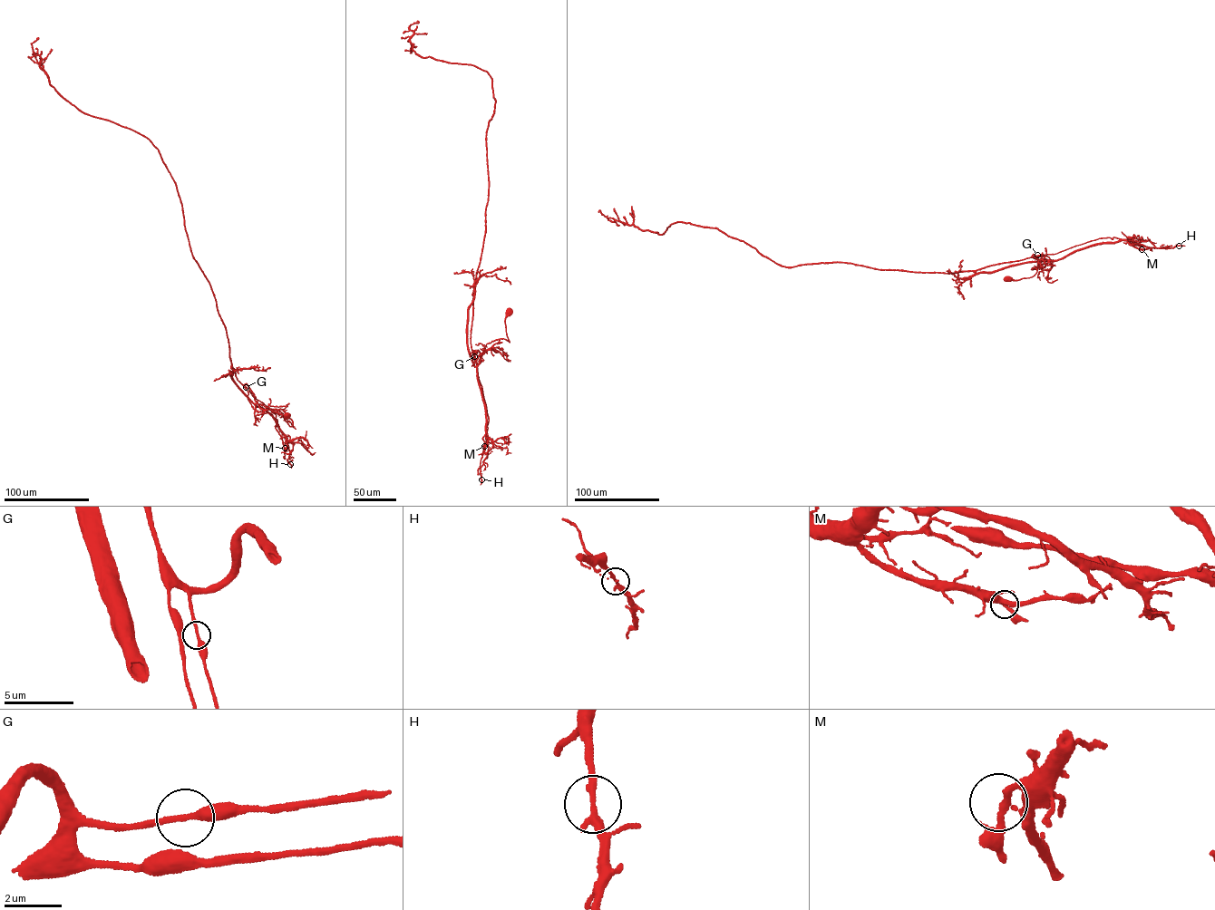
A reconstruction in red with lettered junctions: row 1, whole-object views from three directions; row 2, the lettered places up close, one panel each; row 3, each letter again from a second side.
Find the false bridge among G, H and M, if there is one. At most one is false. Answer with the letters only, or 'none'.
none

